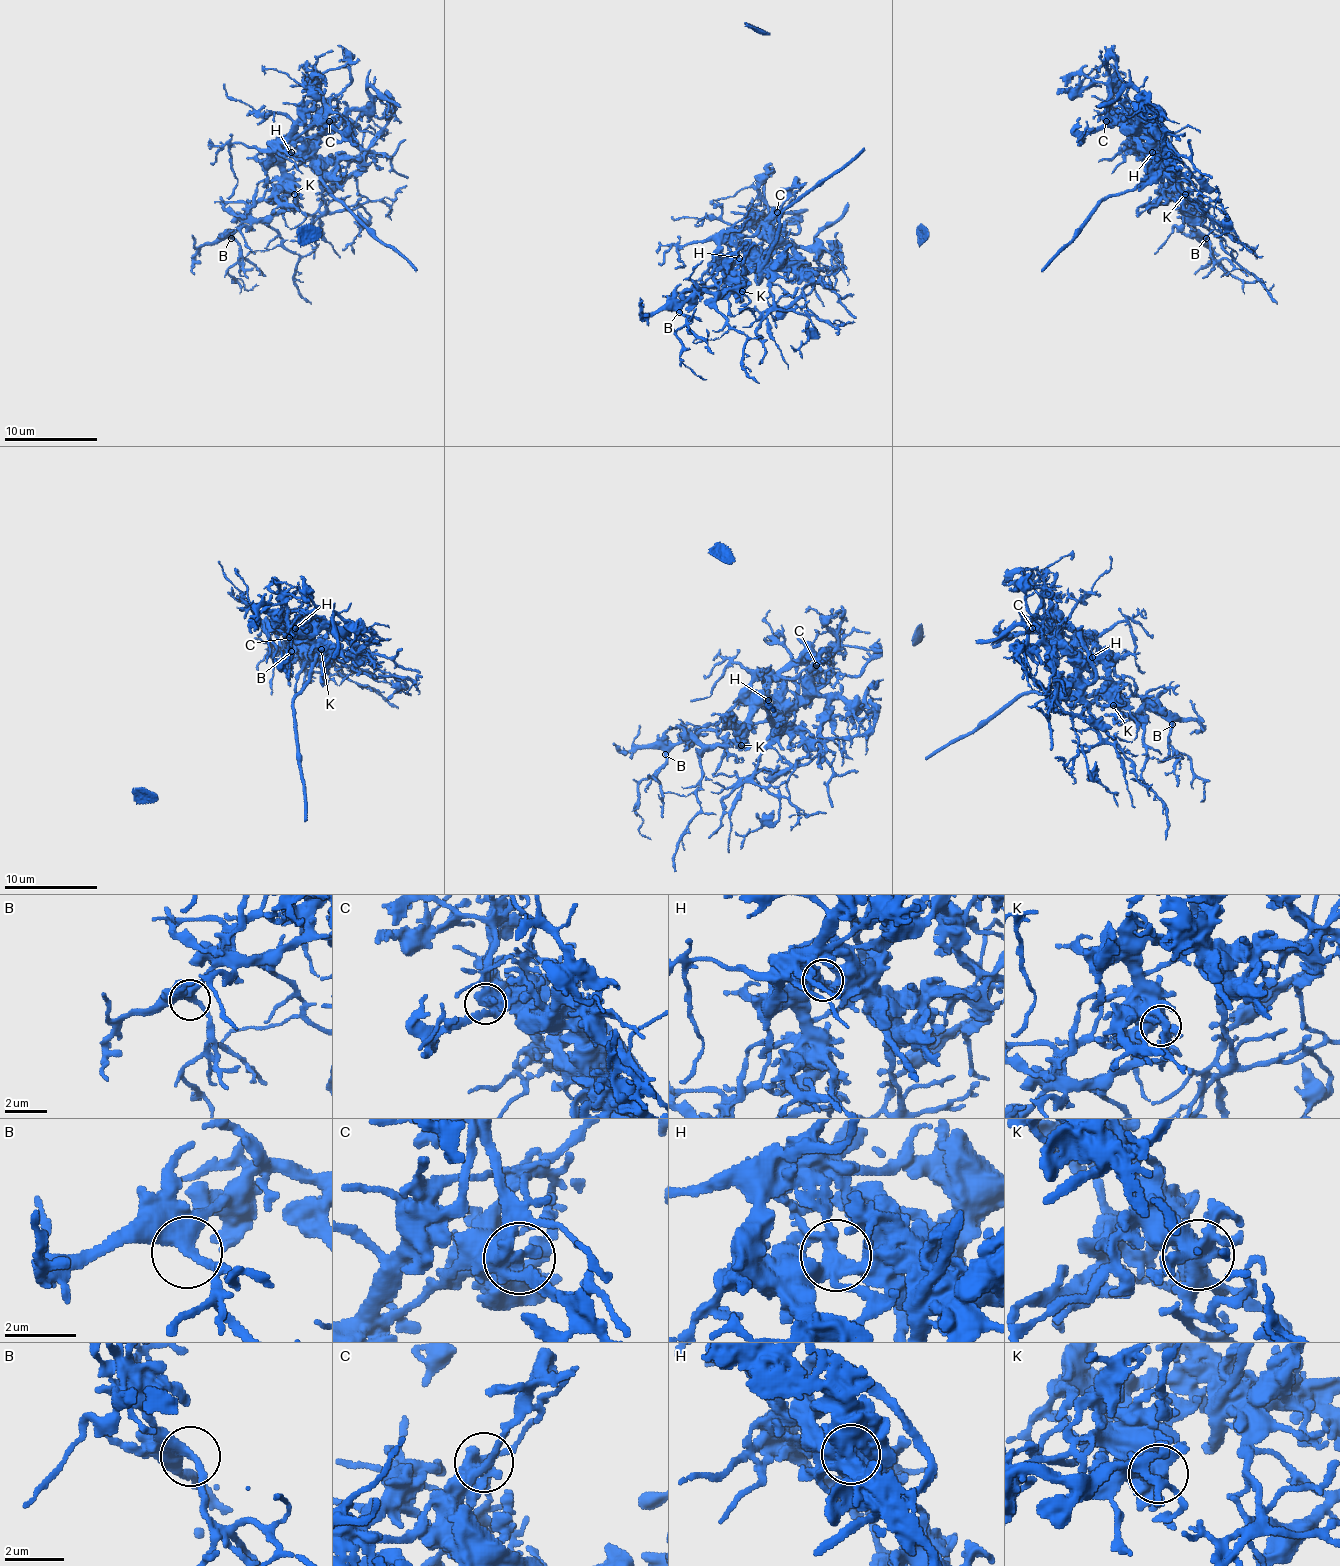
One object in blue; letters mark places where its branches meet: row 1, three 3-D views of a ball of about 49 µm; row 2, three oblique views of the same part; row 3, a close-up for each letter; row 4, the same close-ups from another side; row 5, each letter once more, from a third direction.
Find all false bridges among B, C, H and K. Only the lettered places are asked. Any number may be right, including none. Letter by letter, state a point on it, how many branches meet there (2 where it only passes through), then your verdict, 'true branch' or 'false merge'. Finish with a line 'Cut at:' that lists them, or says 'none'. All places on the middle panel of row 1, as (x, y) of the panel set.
B: place (679, 312); branches 2; true branch
C: place (777, 212); branches 3; true branch
H: place (739, 258); branches 3; false merge
K: place (742, 291); branches 5; true branch
Cut at: H

